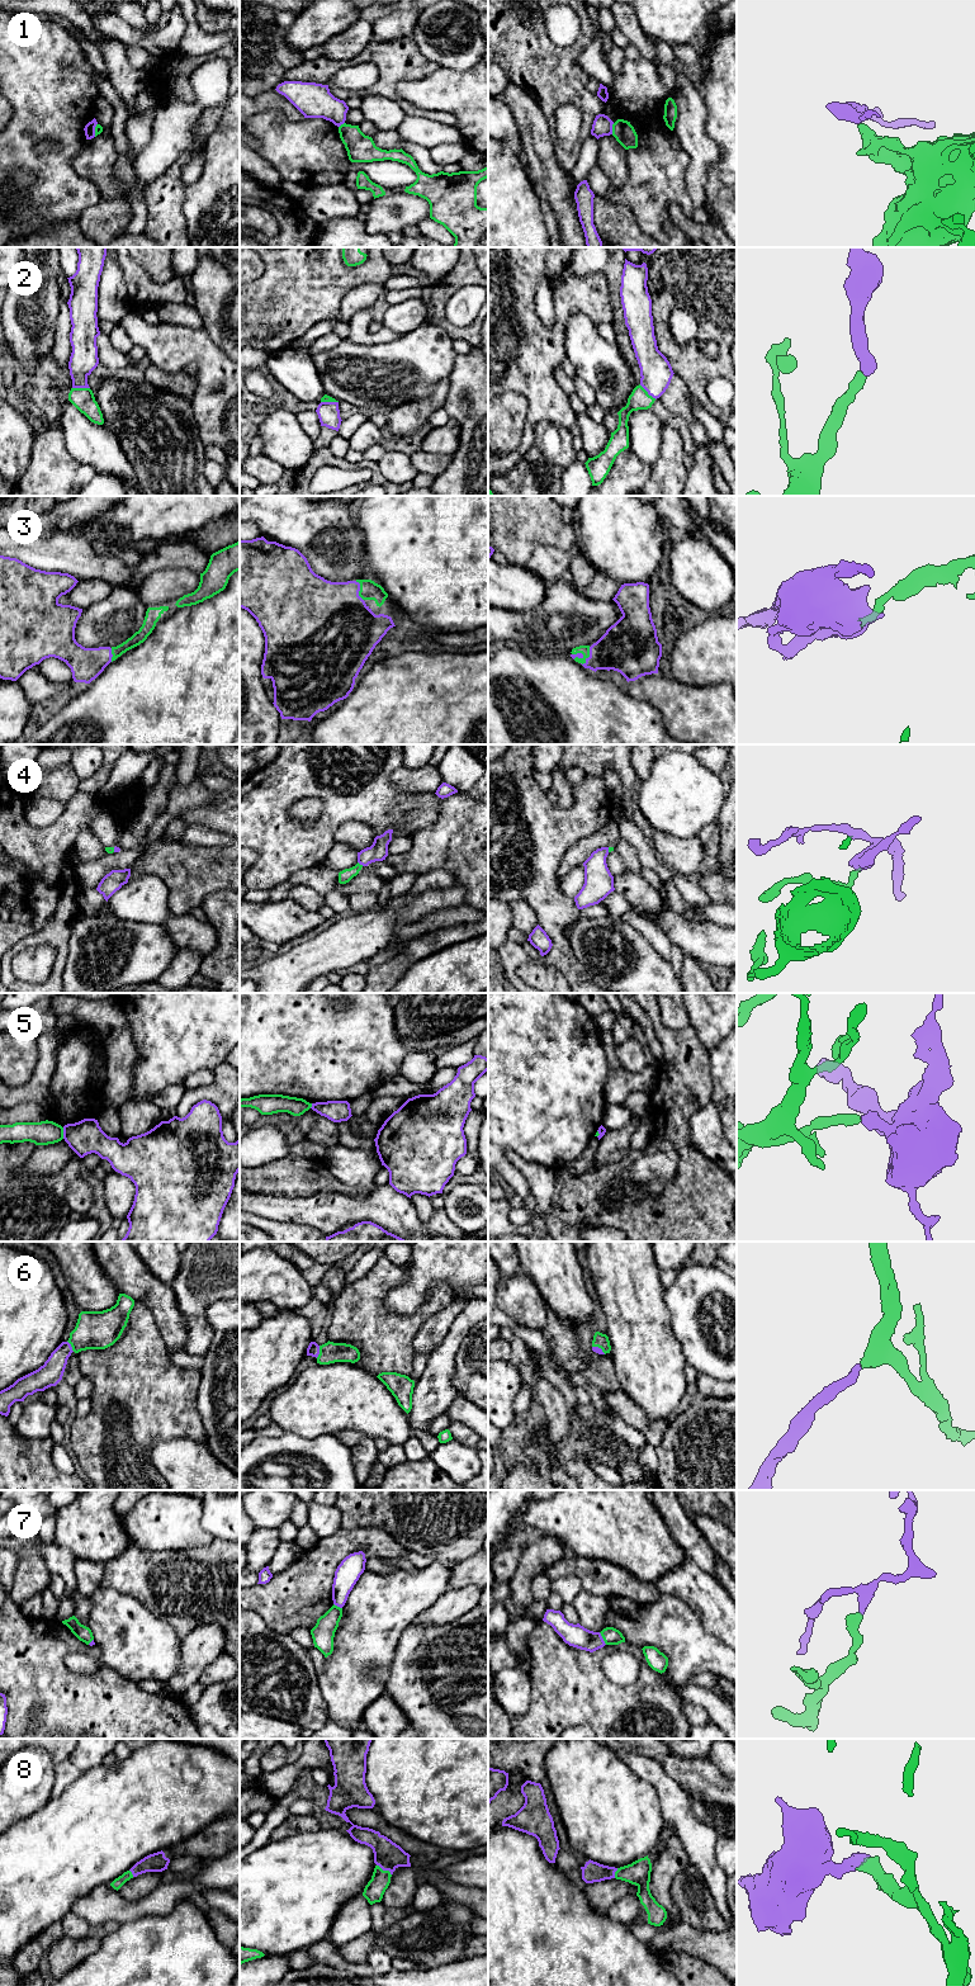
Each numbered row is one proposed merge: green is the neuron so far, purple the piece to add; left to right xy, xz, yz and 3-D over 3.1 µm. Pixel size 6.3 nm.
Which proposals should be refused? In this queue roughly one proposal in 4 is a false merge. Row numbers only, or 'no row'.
1, 5, 7

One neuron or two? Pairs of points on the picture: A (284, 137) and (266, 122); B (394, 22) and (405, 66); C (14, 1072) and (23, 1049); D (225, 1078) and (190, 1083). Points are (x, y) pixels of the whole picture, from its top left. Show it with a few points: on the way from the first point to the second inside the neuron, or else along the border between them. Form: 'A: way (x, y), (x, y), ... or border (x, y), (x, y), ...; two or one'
A: way (280, 136), (270, 126); one
B: border (410, 36), (388, 41), (373, 39); two
C: way (14, 1067), (14, 1058), (18, 1054); one
D: border (213, 1069), (213, 1078), (209, 1082), (187, 1091); two

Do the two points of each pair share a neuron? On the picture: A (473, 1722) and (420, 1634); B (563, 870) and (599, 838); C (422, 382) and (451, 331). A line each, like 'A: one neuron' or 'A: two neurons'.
A: one neuron
B: one neuron
C: two neurons

